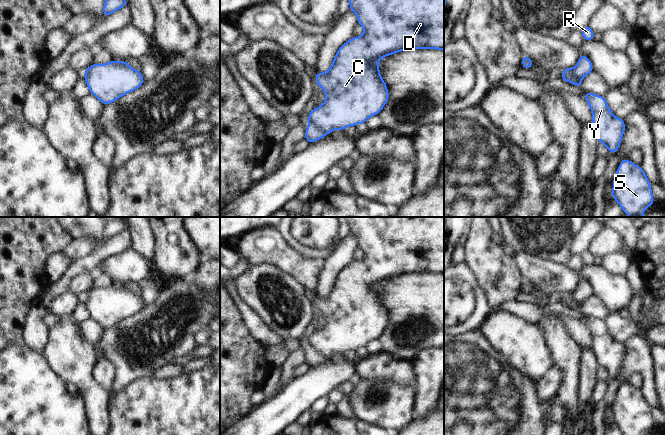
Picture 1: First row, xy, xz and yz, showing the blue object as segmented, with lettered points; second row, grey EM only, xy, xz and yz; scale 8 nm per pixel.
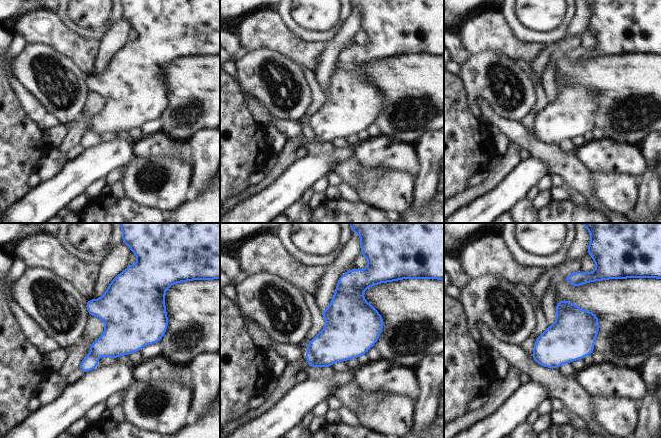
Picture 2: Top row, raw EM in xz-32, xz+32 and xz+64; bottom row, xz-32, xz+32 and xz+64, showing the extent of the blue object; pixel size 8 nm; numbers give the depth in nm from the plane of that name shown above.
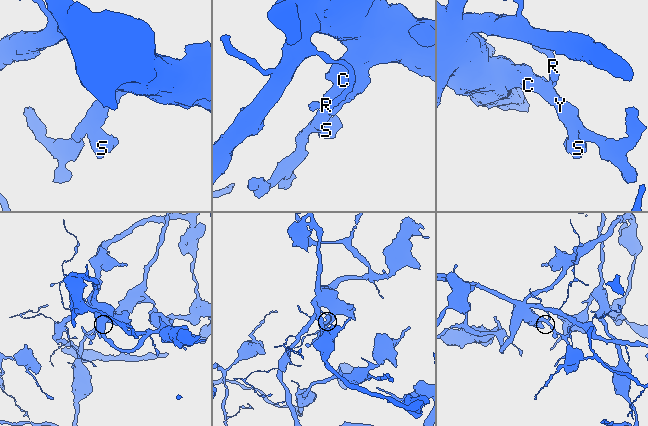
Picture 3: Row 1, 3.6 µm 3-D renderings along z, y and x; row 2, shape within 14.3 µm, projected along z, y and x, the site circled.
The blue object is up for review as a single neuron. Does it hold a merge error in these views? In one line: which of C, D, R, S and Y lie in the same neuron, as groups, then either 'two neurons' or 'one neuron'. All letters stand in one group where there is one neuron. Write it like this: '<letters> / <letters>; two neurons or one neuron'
C D S Y / R; two neurons

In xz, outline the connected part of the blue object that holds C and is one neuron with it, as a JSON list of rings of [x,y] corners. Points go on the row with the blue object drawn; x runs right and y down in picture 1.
[[[349,0],[350,11],[354,11],[358,23],[364,28],[364,34],[360,37],[353,37],[344,43],[337,51],[336,56],[326,73],[315,72],[316,83],[325,91],[325,102],[319,108],[314,108],[308,114],[308,121],[318,128],[323,136],[328,136],[331,130],[342,131],[345,127],[364,124],[372,115],[378,115],[389,99],[387,85],[379,74],[379,59],[407,49],[439,49],[444,51],[444,0]]]

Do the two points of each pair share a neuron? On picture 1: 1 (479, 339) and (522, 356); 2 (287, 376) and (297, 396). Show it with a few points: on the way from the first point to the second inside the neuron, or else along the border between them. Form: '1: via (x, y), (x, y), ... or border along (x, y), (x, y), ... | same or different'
1: border along (479, 329), (488, 343), (506, 359) | different
2: border along (296, 375), (284, 386) | different

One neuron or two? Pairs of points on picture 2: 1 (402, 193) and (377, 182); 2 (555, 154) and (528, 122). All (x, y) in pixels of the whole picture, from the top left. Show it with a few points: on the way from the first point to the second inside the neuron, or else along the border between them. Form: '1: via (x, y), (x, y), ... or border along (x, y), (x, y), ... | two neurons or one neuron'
1: via (396, 193), (393, 190), (383, 188) | one neuron
2: border along (520, 121), (531, 133) | two neurons

